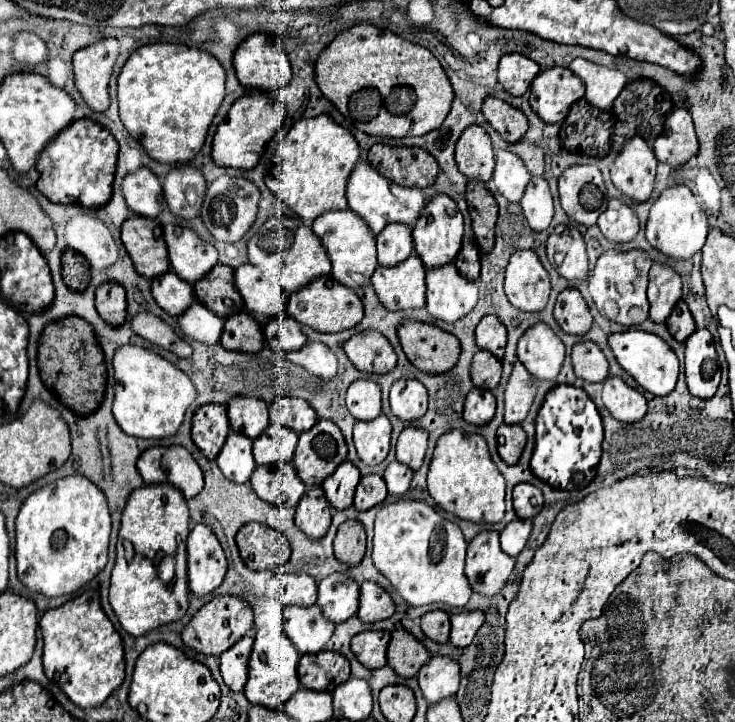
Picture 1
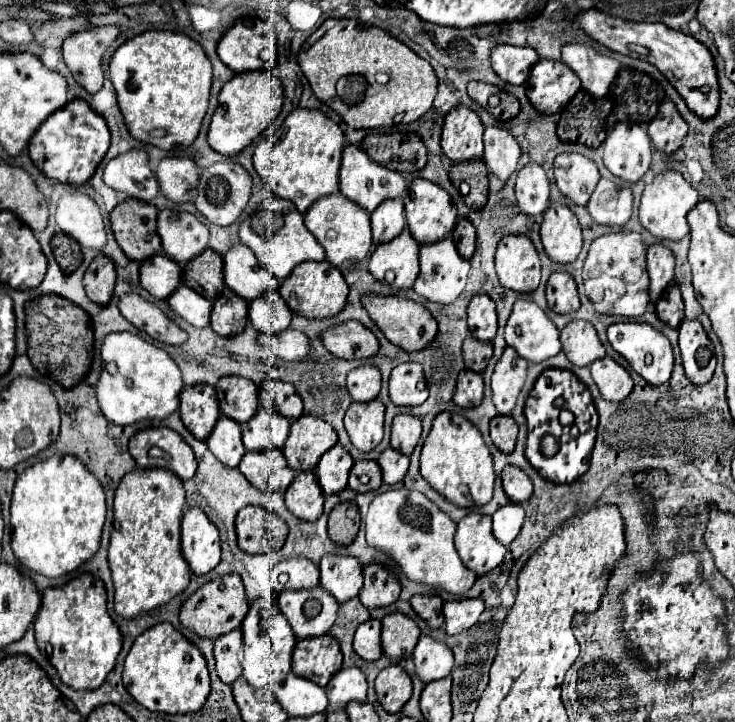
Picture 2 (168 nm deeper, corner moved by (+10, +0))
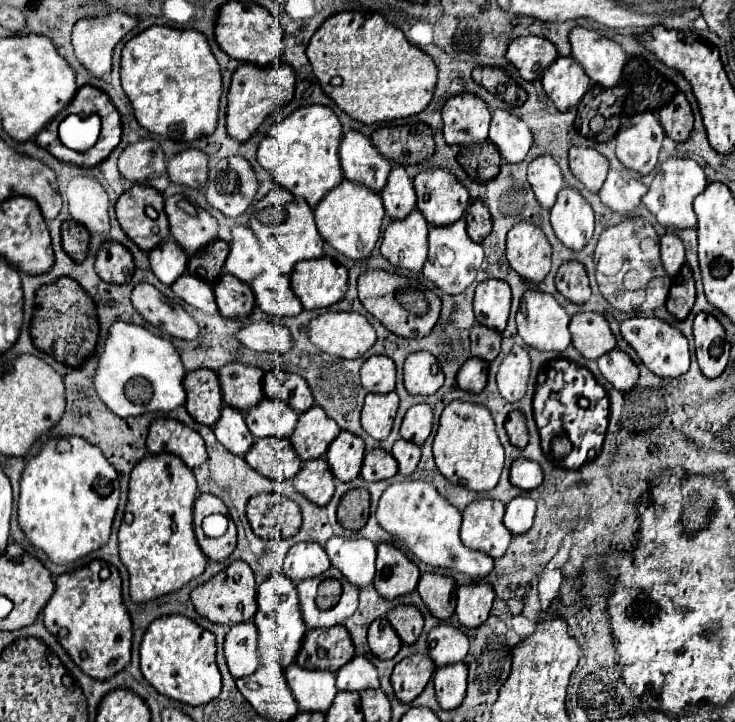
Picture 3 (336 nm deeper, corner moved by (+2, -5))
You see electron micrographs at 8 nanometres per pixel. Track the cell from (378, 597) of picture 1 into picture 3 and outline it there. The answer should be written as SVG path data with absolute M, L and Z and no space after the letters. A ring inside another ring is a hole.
M393 543L377 545L375 587L385 599L411 593L419 583L419 567Z

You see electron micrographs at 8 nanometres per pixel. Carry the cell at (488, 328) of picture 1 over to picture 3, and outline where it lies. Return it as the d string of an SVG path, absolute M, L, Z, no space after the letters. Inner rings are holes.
M485 279L475 289L475 317L481 325L503 331L509 309L511 309L511 289L501 279Z

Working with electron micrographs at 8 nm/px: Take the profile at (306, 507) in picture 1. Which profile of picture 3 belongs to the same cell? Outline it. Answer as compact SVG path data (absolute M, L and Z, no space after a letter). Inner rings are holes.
M319 457L313 461L305 461L293 485L299 493L309 497L311 503L317 503L317 505L329 503L329 499L333 497L335 483L333 483L333 475L327 459Z

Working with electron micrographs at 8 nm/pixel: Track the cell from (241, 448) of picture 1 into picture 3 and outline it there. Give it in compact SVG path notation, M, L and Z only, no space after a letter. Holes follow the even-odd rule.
M223 405L221 417L215 423L215 435L219 443L223 443L235 455L245 455L253 445L253 437L249 435L243 413L229 405Z

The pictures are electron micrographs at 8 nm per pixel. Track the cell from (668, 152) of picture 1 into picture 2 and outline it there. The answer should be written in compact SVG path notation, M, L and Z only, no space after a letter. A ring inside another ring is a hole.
M663 102L659 106L657 116L649 122L647 134L655 150L673 154L683 144L683 138L687 134L687 122L681 118L681 114L677 114L677 108L673 102Z

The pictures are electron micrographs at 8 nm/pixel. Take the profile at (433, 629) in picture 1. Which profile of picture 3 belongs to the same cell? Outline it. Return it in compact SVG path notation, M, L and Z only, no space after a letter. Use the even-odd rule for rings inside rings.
M423 573L417 591L435 617L447 619L453 615L455 611L453 591L457 591L457 583L451 577L443 577L437 573Z

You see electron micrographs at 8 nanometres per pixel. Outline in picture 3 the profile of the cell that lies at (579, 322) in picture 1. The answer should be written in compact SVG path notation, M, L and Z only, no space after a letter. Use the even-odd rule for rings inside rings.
M565 261L555 277L555 285L573 303L585 303L591 295L589 277L585 271L585 265L579 261Z

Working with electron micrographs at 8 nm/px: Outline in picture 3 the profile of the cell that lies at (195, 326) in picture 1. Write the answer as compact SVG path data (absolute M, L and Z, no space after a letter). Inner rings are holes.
M183 273L171 285L171 289L175 291L175 295L179 295L183 301L187 301L189 305L193 305L199 311L205 311L205 313L217 313L219 311L217 303L215 303L213 287L193 273Z

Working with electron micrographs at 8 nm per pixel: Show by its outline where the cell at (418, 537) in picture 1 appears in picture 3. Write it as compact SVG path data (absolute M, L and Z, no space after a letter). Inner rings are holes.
M405 479L391 483L379 499L377 521L393 537L401 539L407 545L407 549L427 565L463 571L473 579L483 579L493 569L493 559L487 553L463 545L459 537L461 527L459 509L453 507L443 495L439 495L439 491L427 481Z

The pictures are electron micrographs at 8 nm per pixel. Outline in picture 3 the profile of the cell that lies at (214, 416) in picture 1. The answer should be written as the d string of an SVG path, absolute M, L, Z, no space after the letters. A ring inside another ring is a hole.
M207 367L189 371L183 379L183 387L187 393L185 409L189 415L203 425L215 425L223 407L217 373Z

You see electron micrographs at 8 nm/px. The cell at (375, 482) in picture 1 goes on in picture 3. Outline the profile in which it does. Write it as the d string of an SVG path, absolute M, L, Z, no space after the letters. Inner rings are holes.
M373 449L365 455L363 459L363 467L361 467L361 475L367 481L381 481L381 479L389 479L399 471L397 461L393 459L393 455L385 449Z

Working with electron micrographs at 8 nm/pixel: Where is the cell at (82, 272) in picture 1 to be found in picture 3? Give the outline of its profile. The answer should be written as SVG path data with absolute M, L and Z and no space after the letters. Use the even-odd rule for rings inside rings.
M67 219L61 225L61 241L63 241L63 249L65 253L73 259L73 261L83 261L87 257L87 247L89 247L89 231L85 229L85 225Z

